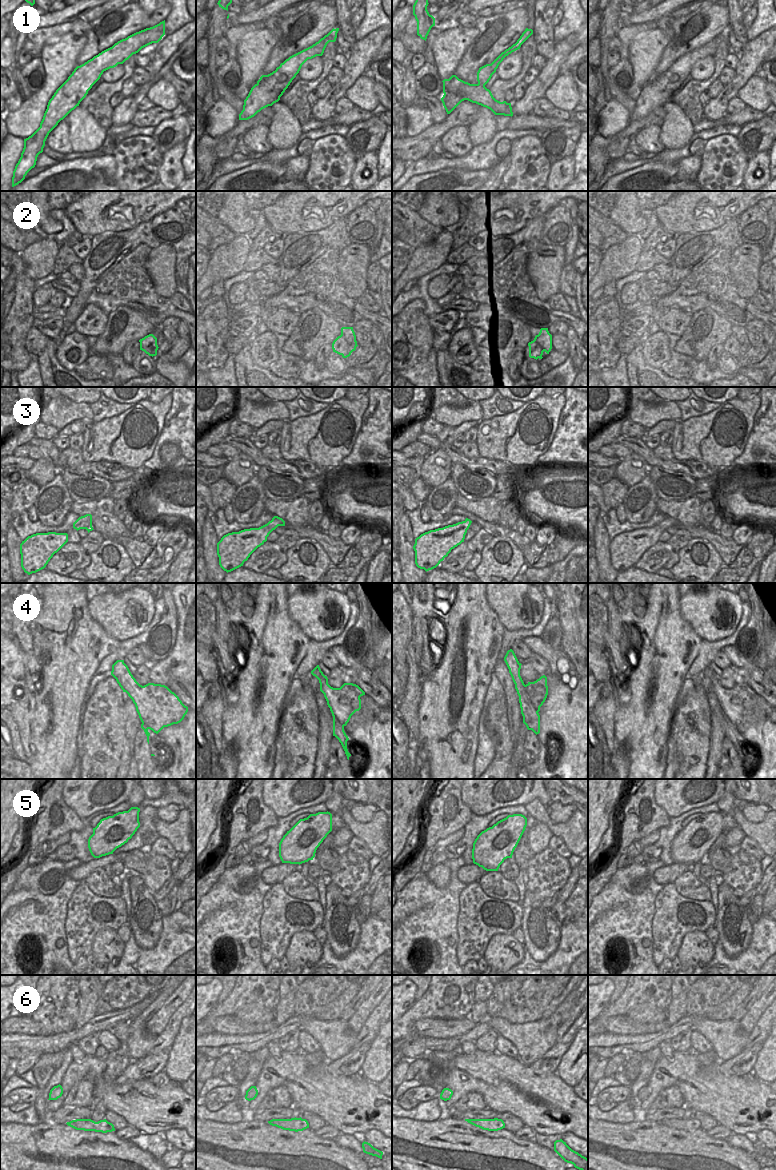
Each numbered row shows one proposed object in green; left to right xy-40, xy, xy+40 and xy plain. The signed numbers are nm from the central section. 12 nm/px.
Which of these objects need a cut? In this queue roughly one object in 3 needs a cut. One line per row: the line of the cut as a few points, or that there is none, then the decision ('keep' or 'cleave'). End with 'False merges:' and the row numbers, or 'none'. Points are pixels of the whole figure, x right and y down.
1: cut xy+40 (444, 92), (455, 92), (466, 99); cleave
2: cut none; keep
3: cut none; keep
4: cut xy+40 (524, 685), (528, 700), (537, 712); cleave
5: cut none; keep
6: cut none; keep
False merges: 1, 4

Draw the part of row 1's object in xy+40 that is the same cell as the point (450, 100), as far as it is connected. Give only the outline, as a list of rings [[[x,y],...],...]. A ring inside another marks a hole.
[[[446,91],[441,98],[447,114],[450,114],[464,100],[466,99],[463,96],[449,91]]]

